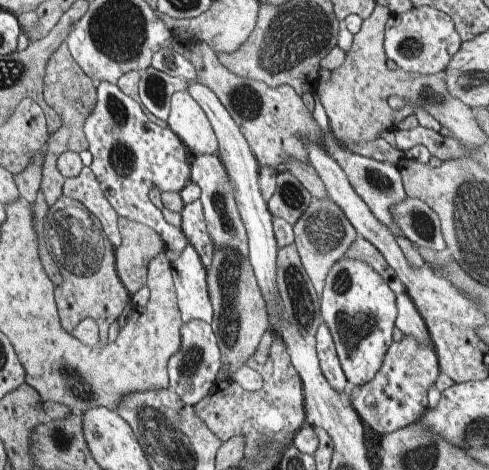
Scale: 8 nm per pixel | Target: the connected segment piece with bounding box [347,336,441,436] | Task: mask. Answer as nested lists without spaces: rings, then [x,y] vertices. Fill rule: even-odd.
[[[404,336],[400,342],[392,343],[376,376],[364,386],[354,386],[347,398],[364,424],[383,436],[416,423],[424,416],[429,407],[428,388],[434,385],[440,372],[435,347]]]

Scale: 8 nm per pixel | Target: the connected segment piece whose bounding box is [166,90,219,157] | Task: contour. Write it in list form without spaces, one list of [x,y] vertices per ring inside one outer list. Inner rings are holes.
[[[175,92],[170,106],[168,127],[182,140],[188,153],[193,157],[217,154],[219,143],[212,124],[190,93]]]

